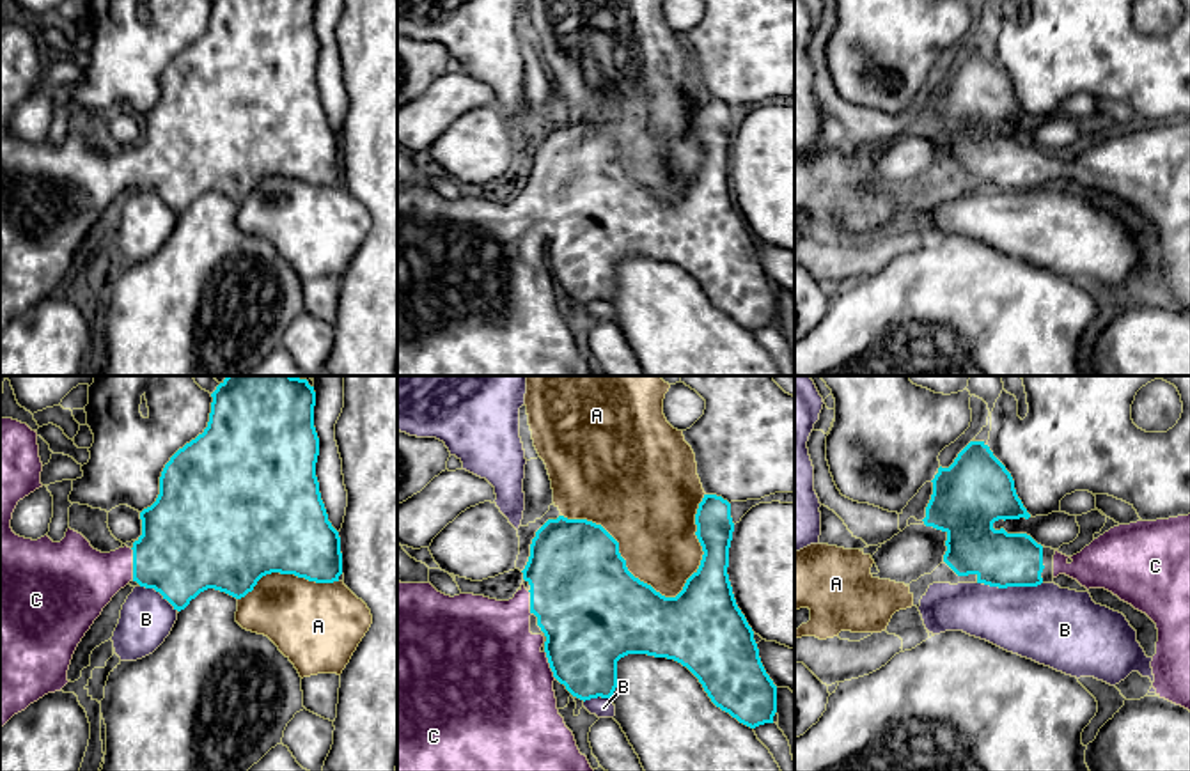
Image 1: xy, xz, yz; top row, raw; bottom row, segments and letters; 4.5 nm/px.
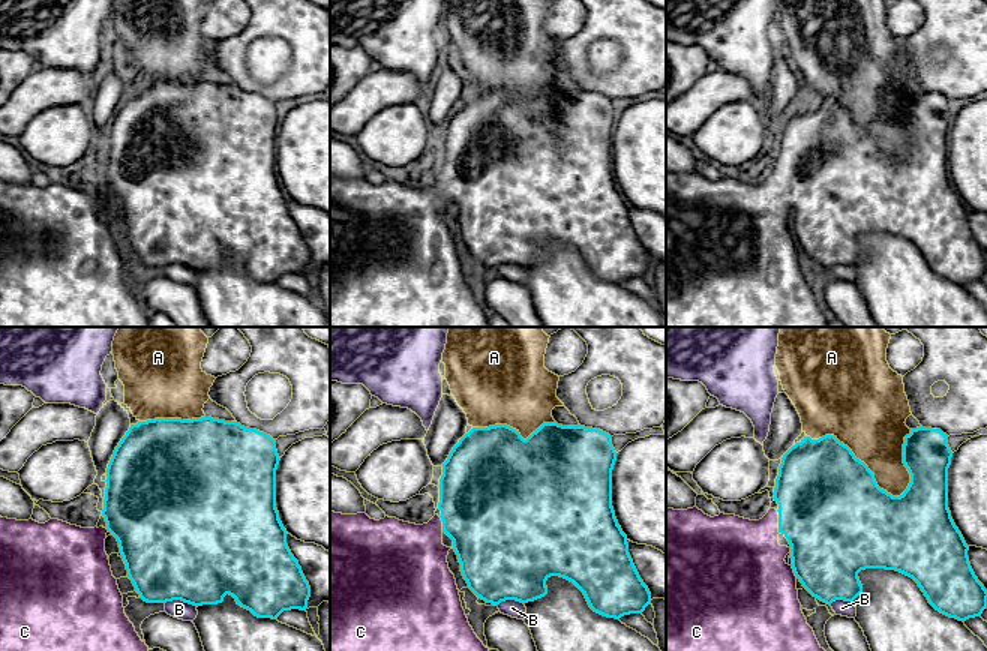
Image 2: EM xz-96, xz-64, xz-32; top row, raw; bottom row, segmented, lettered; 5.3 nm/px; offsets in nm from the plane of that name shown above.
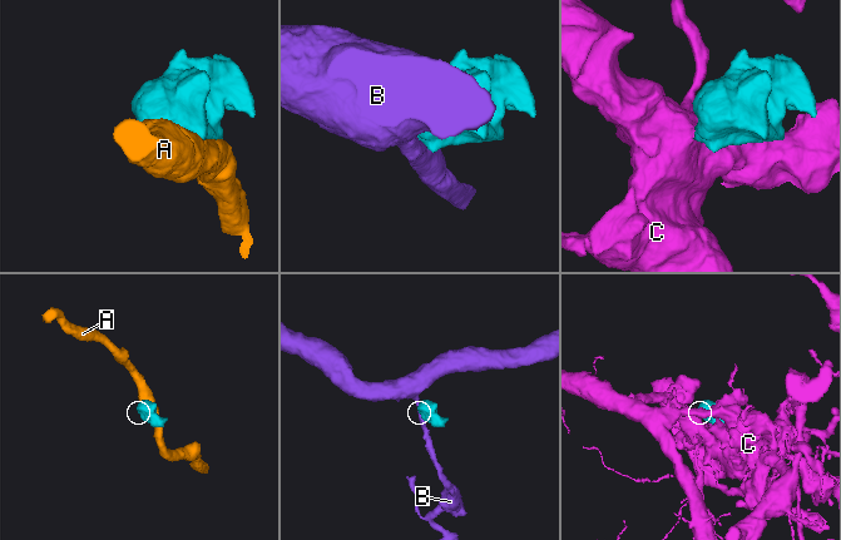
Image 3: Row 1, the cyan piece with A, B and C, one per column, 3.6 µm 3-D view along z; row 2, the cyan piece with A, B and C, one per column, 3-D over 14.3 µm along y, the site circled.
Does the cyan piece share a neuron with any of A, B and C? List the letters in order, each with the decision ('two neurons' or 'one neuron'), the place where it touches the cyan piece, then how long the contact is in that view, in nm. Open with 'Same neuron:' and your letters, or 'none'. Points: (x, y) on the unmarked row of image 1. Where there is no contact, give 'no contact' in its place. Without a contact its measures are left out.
Same neuron: C
A: two neurons; contact xz (630, 176); length 650 nm
B: two neurons; contact yz (1013, 188); length 260 nm
C: one neuron; contact xy (133, 167); length 150 nm

